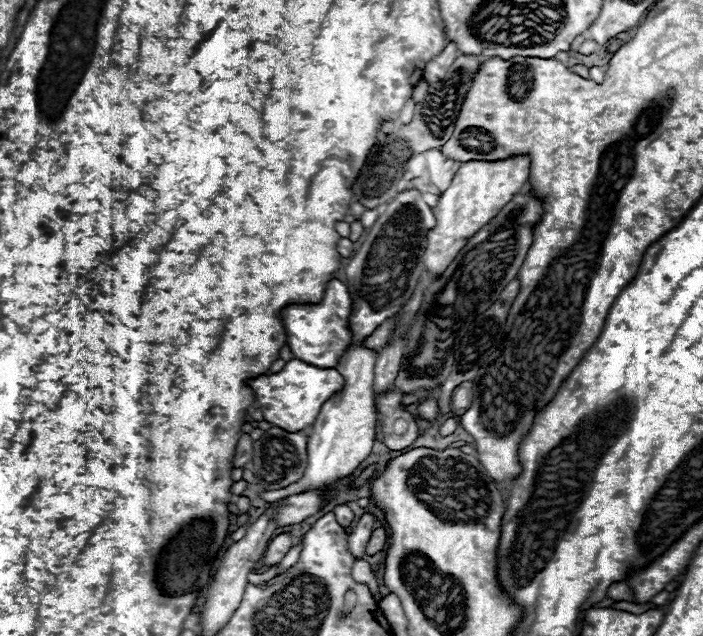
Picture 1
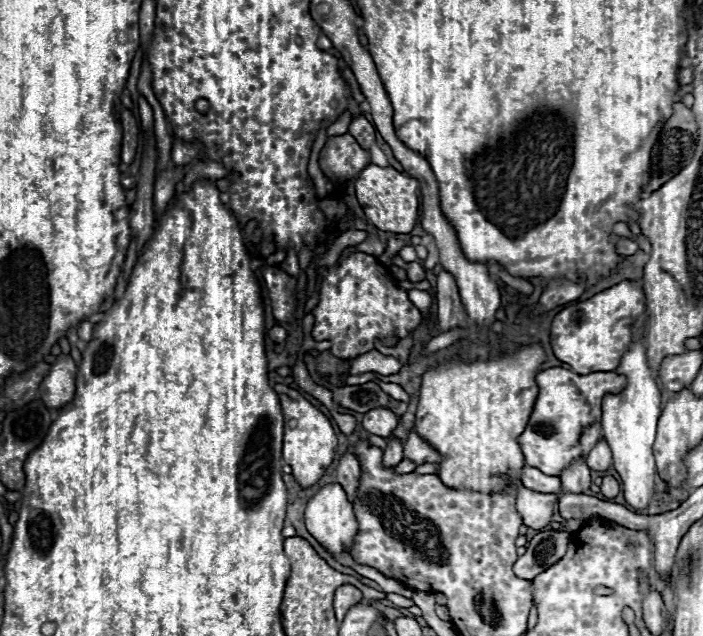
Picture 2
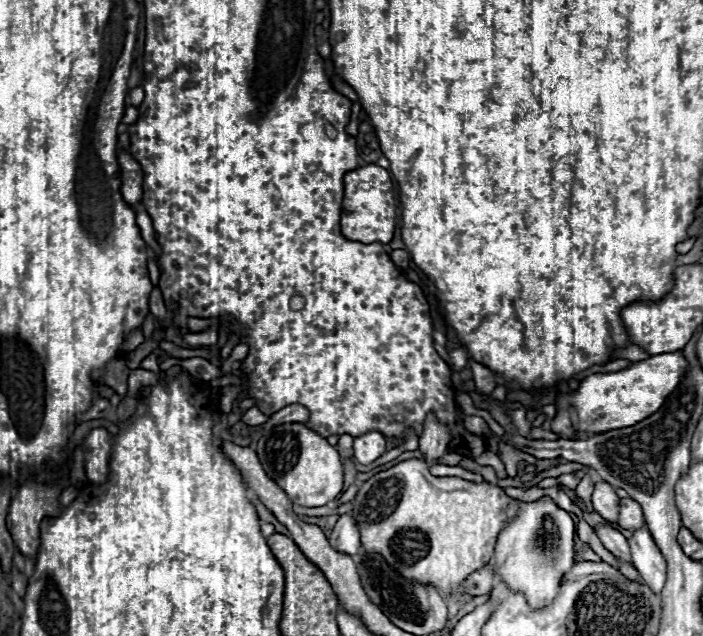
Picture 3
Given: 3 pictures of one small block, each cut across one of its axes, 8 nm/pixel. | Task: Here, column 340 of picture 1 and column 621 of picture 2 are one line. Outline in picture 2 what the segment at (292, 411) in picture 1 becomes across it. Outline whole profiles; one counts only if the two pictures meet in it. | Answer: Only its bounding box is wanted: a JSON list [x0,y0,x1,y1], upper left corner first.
[518,368,626,476]

